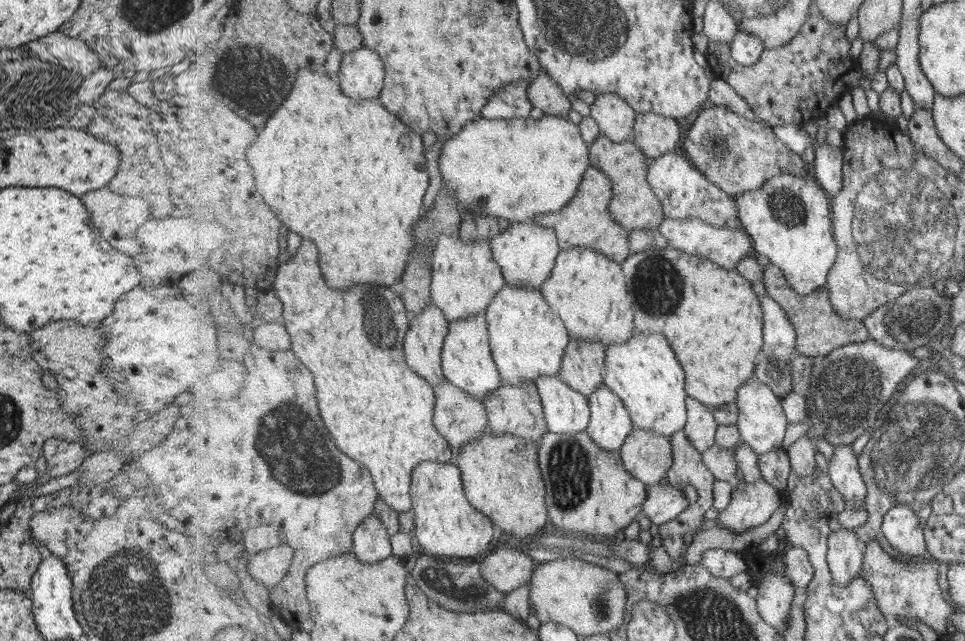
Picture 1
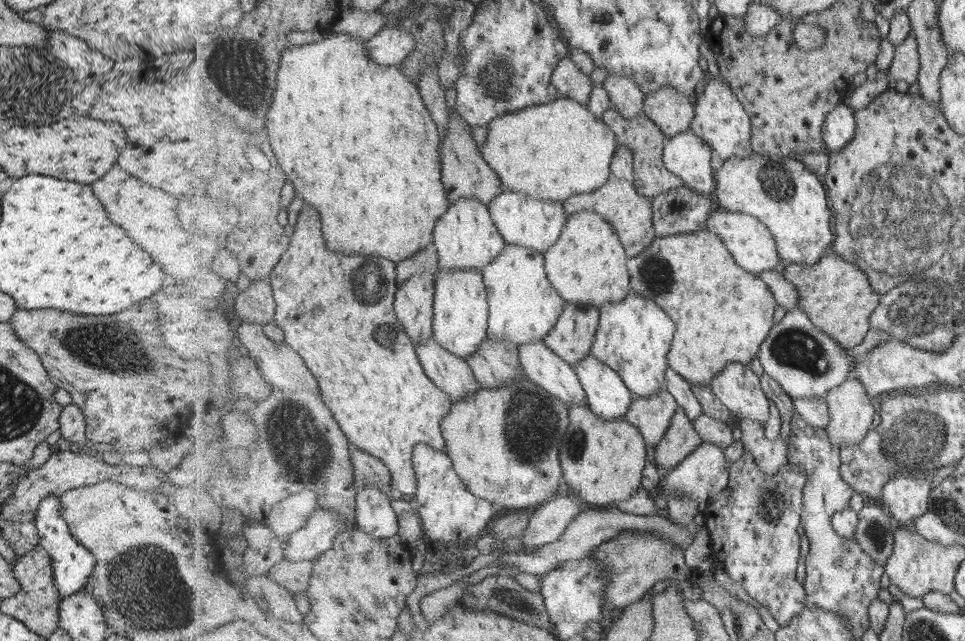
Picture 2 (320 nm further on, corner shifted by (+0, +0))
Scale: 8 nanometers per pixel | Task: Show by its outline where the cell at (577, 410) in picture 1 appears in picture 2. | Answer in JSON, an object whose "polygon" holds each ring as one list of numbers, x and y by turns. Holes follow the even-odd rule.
{"polygon":[[544,340,522,344,519,349,524,374,535,384,568,402,570,408,587,402,586,390,574,367]]}

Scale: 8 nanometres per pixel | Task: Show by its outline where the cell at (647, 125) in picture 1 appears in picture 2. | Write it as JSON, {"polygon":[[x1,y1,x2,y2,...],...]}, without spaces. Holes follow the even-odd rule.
{"polygon":[[671,85,646,95,643,112,661,127,667,138,688,131,696,117,689,95]]}

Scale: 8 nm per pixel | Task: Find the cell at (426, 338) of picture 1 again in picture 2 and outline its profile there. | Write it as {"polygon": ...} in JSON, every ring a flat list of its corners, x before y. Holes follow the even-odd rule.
{"polygon":[[423,271,407,282,399,283,394,307,415,346,434,336,434,298,437,292,436,275]]}

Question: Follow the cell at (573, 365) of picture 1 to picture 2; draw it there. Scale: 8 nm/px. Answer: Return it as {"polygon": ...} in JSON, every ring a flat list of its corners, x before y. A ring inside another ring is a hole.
{"polygon":[[567,301,555,328,545,342,571,366,589,356,600,325,600,309]]}

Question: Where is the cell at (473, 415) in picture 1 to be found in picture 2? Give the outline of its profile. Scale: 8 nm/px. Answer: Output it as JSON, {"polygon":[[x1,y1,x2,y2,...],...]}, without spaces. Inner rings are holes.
{"polygon":[[434,337,417,346,416,353,429,378,449,393,453,403,482,388,468,361,441,346]]}

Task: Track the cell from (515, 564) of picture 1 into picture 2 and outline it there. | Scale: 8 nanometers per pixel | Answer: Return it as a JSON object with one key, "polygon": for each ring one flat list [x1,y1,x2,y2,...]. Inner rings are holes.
{"polygon":[[574,493,571,496,559,496,535,508,526,533,521,538,523,552,557,542,583,511,583,504,574,498]]}

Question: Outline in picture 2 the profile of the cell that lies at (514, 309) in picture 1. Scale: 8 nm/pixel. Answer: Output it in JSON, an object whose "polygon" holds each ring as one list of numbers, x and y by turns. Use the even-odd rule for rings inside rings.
{"polygon":[[506,243,502,253,481,270,488,290,488,337,518,346,545,340,555,328,566,300,549,282,546,258,541,251]]}

